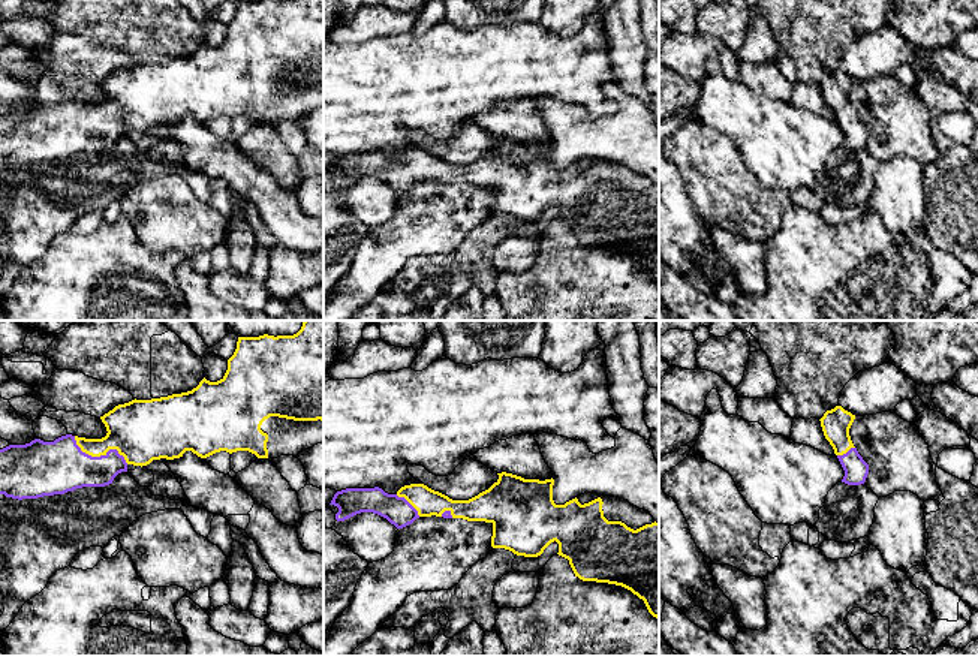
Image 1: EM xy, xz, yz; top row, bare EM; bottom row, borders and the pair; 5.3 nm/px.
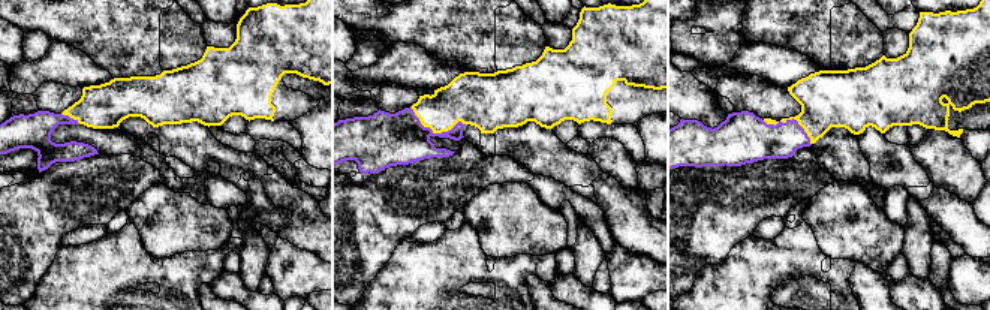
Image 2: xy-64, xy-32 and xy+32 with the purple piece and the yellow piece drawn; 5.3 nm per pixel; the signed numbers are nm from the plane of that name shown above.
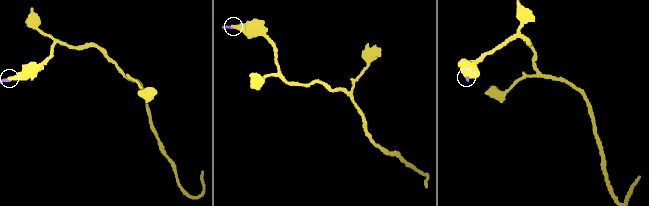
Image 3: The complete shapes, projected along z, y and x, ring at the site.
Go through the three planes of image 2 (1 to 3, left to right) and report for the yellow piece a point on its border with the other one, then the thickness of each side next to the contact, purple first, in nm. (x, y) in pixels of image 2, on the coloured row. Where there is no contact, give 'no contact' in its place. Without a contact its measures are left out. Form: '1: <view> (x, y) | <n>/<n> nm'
1: xy-64 (69, 117) | 190/240 nm
2: xy-32 (435, 134) | 280/240 nm
3: xy+32 (791, 120) | 240/300 nm

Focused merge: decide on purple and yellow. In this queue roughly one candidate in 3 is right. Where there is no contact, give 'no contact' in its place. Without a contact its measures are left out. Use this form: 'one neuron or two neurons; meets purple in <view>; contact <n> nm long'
one neuron; meets purple in xy; contact 320 nm long

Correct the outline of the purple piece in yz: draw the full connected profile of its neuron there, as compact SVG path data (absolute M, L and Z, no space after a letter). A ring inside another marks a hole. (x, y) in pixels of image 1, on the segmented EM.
M836 406L827 410L819 419L825 439L834 449L843 470L845 476L842 482L848 485L861 485L866 482L869 475L869 464L858 454L854 446L849 428L855 419L855 415L845 410L842 406Z

